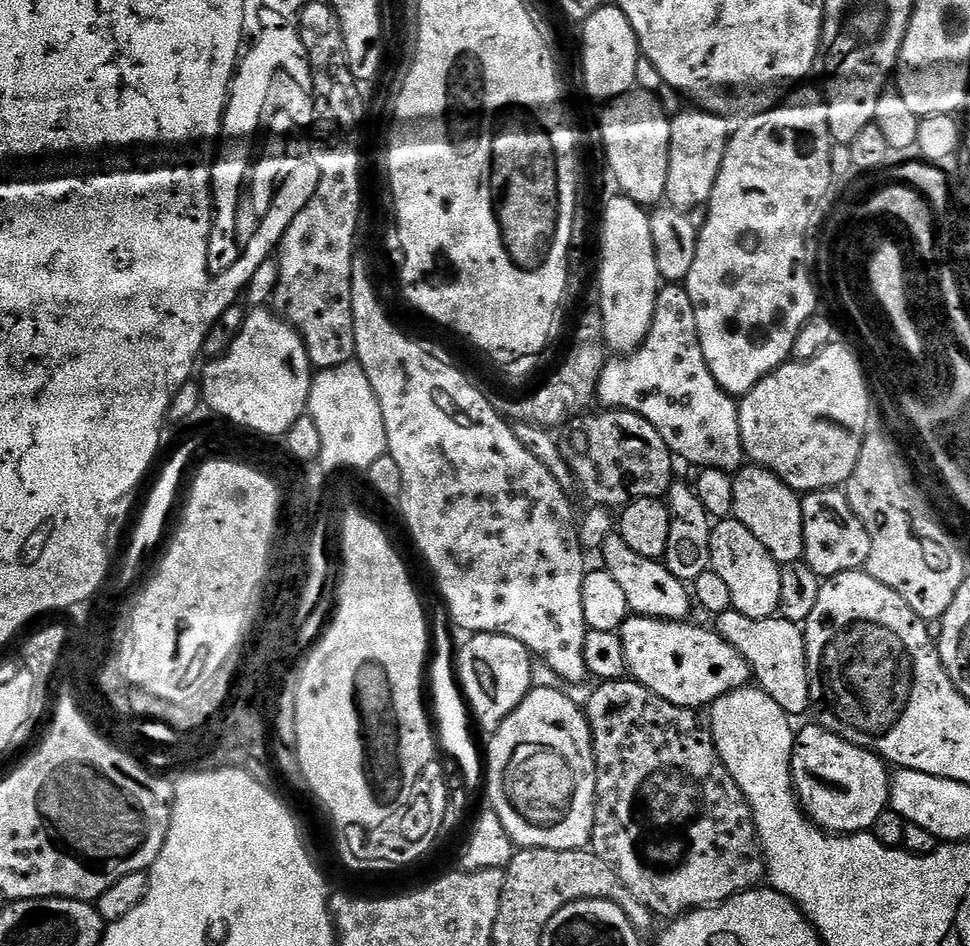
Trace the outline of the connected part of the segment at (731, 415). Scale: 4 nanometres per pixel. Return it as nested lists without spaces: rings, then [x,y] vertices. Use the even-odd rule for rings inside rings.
[[[661,287],[654,318],[646,338],[634,352],[617,355],[604,365],[598,378],[596,400],[605,409],[633,412],[650,422],[666,442],[673,457],[697,464],[697,469],[716,468],[729,474],[735,473],[745,463],[744,447],[740,441],[740,409],[737,401],[724,391],[723,386],[710,374],[706,354],[702,354],[702,342],[698,334],[698,322],[694,318],[694,302],[690,302],[687,287]]]

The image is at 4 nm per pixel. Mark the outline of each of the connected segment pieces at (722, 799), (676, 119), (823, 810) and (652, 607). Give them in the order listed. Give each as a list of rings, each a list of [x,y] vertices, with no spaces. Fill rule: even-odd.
[[[625,678],[622,680],[605,680],[595,685],[592,697],[586,704],[588,728],[592,731],[592,753],[596,759],[596,817],[592,827],[591,851],[598,854],[598,858],[605,860],[614,868],[620,881],[623,882],[657,917],[675,918],[683,916],[685,912],[691,912],[698,908],[707,908],[717,904],[723,904],[731,896],[737,896],[740,892],[746,892],[749,888],[757,887],[765,879],[764,854],[760,850],[760,840],[756,837],[756,823],[752,817],[752,807],[748,805],[748,799],[742,794],[738,782],[726,770],[722,758],[718,754],[716,744],[712,740],[712,729],[707,723],[699,720],[697,709],[679,708],[646,690],[635,680]]]
[[[695,106],[689,109],[689,112],[681,110],[671,117],[670,166],[664,191],[667,203],[686,213],[694,206],[708,204],[714,182],[718,182],[718,170],[722,170],[722,158],[726,154],[730,135],[730,124],[725,117],[715,116]]]
[[[815,722],[796,732],[792,786],[808,819],[833,834],[867,833],[890,804],[889,765],[870,749],[846,742]]]
[[[614,534],[606,538],[602,549],[603,556],[603,571],[609,572],[614,582],[622,586],[629,609],[635,615],[649,616],[655,620],[683,621],[687,617],[684,615],[694,608],[694,600],[685,581],[676,578],[663,562],[647,560],[642,558],[642,554],[634,554],[634,550],[630,550],[630,546],[626,546],[626,542],[620,539],[619,535]]]

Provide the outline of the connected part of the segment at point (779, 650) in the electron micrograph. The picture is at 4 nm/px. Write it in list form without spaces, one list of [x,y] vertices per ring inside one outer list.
[[[738,611],[723,612],[715,617],[714,630],[746,662],[752,671],[752,680],[761,692],[765,692],[790,718],[797,718],[811,709],[810,678],[808,677],[808,659],[806,658],[806,642],[803,627],[781,618],[779,615],[770,618],[746,618],[746,614]]]

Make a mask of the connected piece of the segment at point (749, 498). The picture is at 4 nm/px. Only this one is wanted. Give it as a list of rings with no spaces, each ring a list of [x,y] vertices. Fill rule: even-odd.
[[[744,466],[732,476],[733,508],[731,515],[766,550],[770,550],[772,557],[782,566],[795,564],[804,554],[804,523],[802,522],[801,497],[786,482],[782,482],[774,473],[759,466]]]

